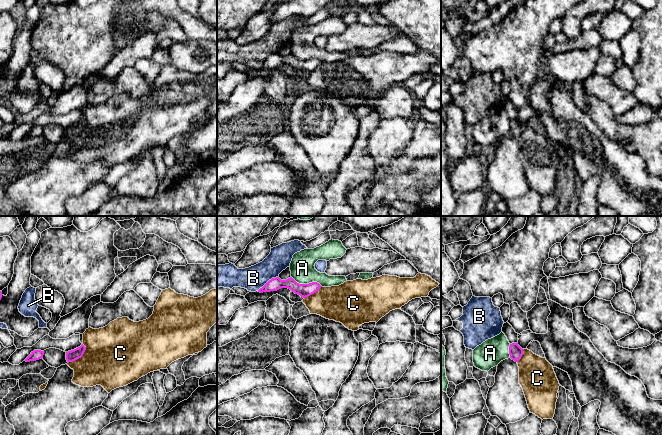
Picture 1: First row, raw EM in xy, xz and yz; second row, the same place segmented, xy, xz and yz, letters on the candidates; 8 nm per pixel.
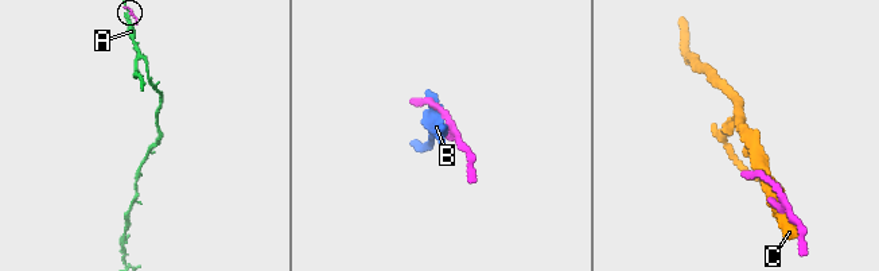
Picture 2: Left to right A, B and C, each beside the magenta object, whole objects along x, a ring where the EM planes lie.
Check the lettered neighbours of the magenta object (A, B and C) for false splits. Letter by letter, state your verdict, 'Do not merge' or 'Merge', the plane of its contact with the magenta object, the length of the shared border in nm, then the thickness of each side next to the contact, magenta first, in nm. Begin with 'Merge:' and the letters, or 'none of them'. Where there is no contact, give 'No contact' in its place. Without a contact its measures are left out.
Merge: C
A: Do not merge. Touches magenta in xz. Shared border 260 nm. Thickness 110 nm (magenta) against 200 nm
B: Do not merge. Touches magenta in xz. Shared border 200 nm. Thickness 100 nm (magenta) against 190 nm
C: Merge. Touches magenta in xy. Shared border 200 nm. Thickness 90 nm (magenta) against 440 nm

